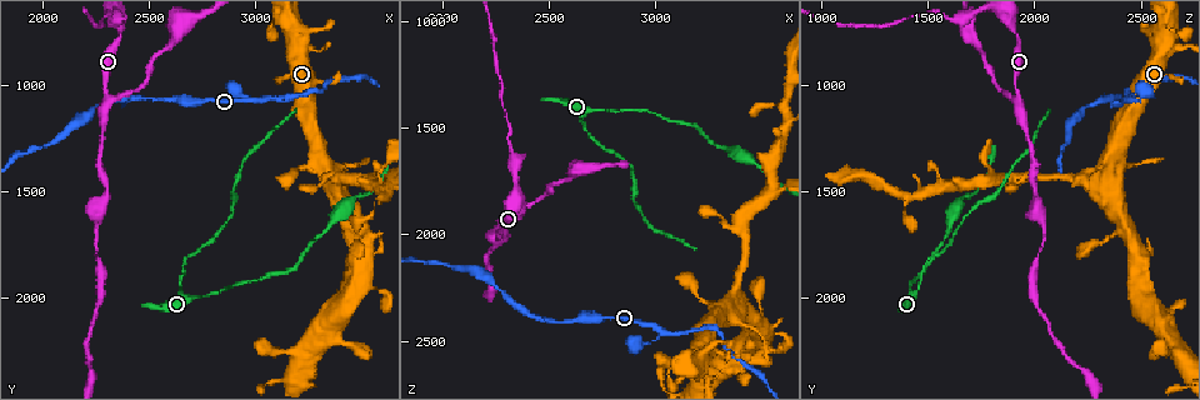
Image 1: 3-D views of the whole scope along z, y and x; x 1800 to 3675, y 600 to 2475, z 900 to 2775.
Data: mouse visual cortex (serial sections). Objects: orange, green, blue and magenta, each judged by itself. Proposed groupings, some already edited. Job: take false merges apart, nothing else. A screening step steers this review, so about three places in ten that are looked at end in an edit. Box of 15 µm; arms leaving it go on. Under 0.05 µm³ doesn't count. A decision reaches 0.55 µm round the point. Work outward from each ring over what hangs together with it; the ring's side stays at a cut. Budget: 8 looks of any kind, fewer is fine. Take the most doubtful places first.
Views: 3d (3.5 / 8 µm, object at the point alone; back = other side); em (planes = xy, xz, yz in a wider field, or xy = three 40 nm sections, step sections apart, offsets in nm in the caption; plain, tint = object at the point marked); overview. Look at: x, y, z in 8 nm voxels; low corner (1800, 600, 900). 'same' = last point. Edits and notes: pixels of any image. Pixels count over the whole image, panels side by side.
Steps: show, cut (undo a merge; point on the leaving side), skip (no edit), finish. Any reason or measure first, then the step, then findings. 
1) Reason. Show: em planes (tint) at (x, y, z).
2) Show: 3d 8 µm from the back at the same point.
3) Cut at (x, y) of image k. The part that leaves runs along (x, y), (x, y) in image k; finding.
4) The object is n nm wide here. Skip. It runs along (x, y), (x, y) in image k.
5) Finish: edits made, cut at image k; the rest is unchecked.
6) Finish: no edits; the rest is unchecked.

Abrupt turn. Show: 3d 3.5 µm from the back at (2320, 1070, 1930).

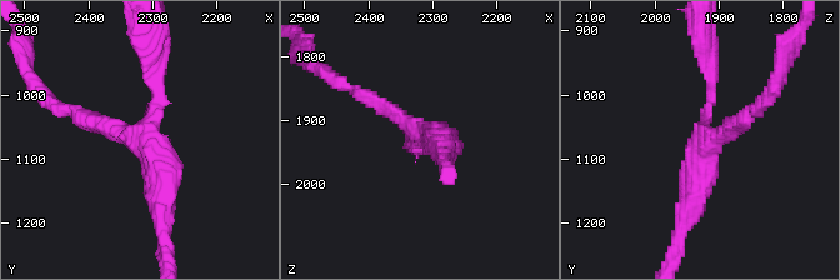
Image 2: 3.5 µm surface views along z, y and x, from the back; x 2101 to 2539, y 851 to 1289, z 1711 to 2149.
3 arms meet here; the arms are 200, 200, 350 nm wide; need the tissue. Show: em xy step 1 (tint) at (2305, 1060, 1925).

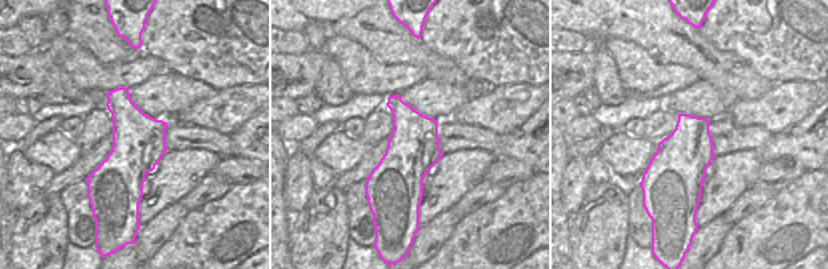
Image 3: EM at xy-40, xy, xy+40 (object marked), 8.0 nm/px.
Skip. All the same cell.

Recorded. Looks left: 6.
Thin neck. Show: 3d 3.5 µm at (2760, 2000, 1420).

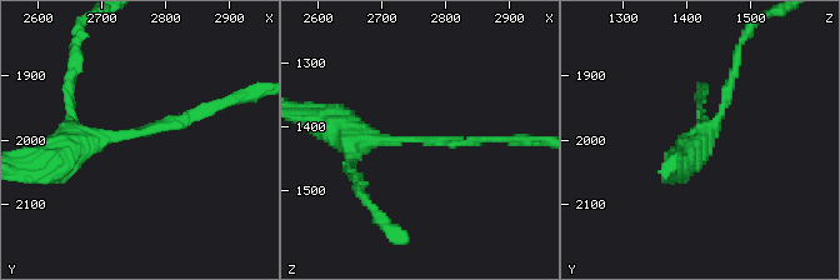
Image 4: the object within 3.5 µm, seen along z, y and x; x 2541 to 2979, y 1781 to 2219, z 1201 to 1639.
Show: em xy step 1 (tint) at (2745, 1990, 1425).

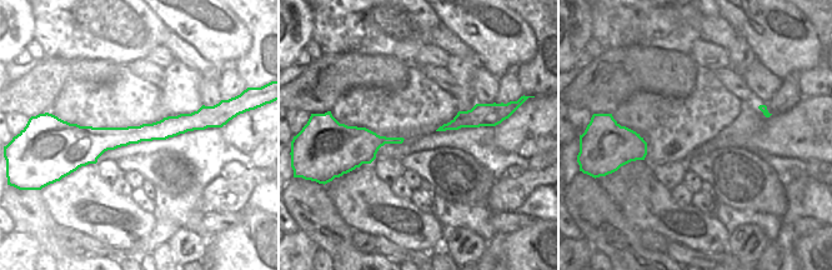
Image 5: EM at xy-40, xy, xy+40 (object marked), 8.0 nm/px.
The arms are 150, 450 nm wide. Skip. Continuous, no second cell.

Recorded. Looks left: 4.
Sudden change in width. Show: 3d 3.5 µm at (3230, 780, 2590).

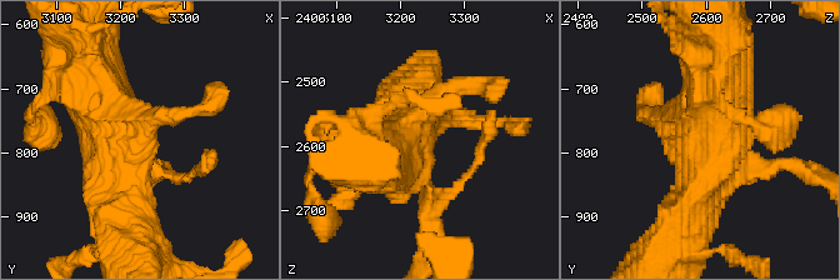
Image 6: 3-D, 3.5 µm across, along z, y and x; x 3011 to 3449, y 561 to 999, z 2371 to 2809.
Show: em xy step 2 (tint) at (3230, 780, 2585).

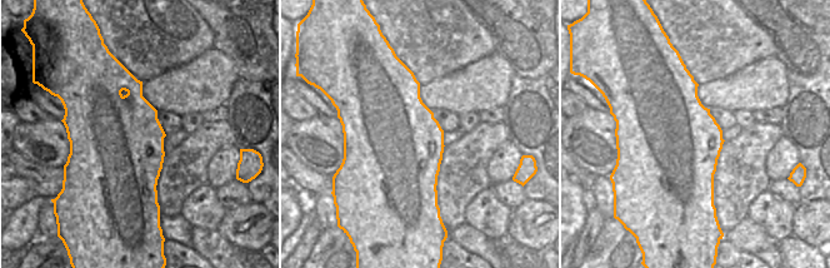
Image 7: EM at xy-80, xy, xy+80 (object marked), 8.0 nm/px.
Skip. Continuous, no second cell.

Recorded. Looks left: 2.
Finish: no edits; the rest is unchecked.

